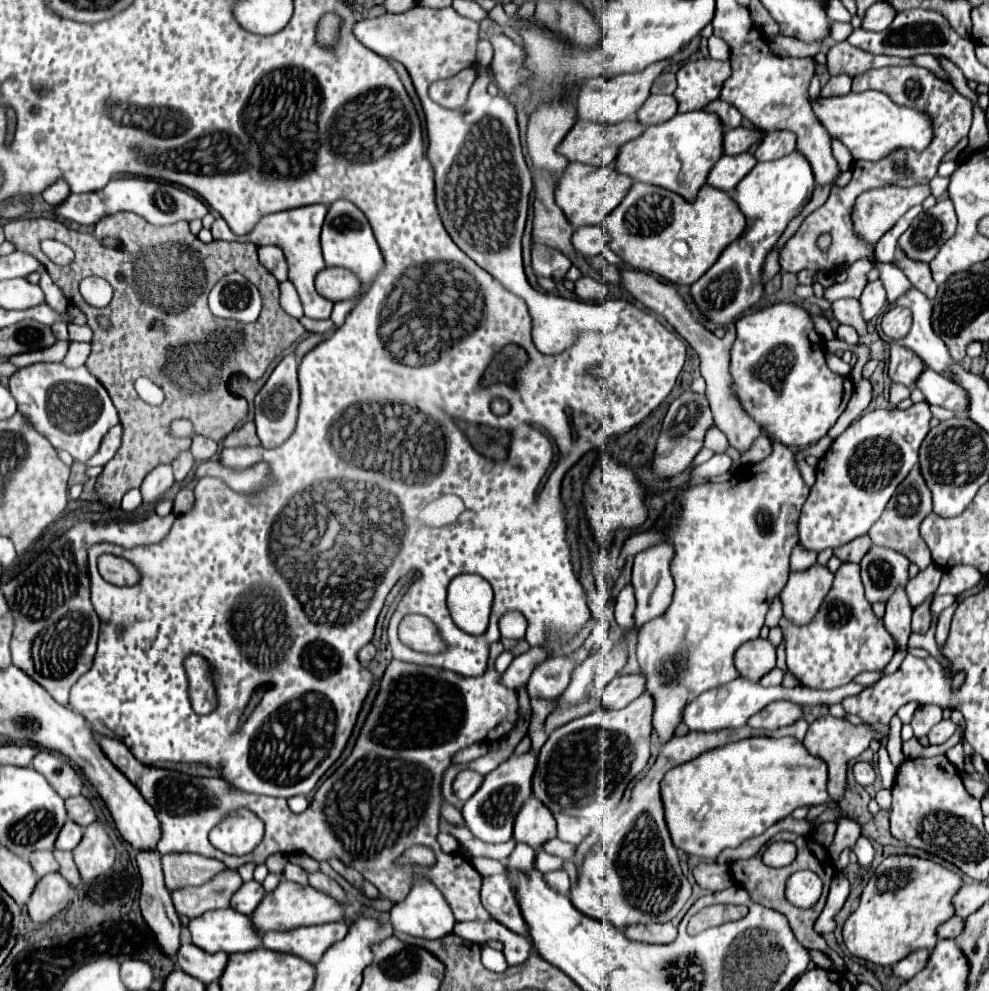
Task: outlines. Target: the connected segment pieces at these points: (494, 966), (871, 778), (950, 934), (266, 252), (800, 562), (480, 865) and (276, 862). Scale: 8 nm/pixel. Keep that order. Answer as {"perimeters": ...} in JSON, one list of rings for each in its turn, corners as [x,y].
{"perimeters":[[[[487,944],[481,947],[481,961],[487,970],[495,970],[495,972],[498,973],[502,973],[509,968],[503,952],[493,950],[493,948],[489,948]]],[[[857,762],[853,766],[853,776],[855,776],[857,784],[861,784],[861,786],[871,786],[875,782],[875,778],[877,778],[873,766],[867,764],[867,762]]],[[[953,916],[953,918],[949,918],[945,924],[939,926],[937,936],[939,936],[939,938],[957,938],[957,936],[963,932],[963,928],[965,928],[965,920],[959,918],[959,916]]],[[[261,246],[259,248],[259,262],[279,280],[279,282],[285,282],[287,280],[287,260],[285,260],[285,254],[279,246]]],[[[797,546],[791,554],[791,570],[805,570],[811,564],[815,564],[815,560],[817,560],[815,552],[807,552],[801,546]]],[[[471,858],[471,864],[475,866],[475,870],[481,876],[491,876],[491,874],[503,874],[507,870],[507,866],[499,860],[491,860],[491,858]]],[[[273,854],[273,856],[267,858],[265,864],[267,864],[269,872],[277,872],[277,874],[281,874],[283,868],[285,868],[285,864],[287,864],[287,858],[285,858],[283,854]]]]}

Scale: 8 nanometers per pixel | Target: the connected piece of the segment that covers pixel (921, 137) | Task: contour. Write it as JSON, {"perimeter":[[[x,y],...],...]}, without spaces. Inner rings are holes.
{"perimeter":[[[877,90],[821,98],[813,106],[813,112],[827,128],[831,138],[839,138],[855,160],[881,160],[897,150],[923,152],[933,140],[933,120],[929,114],[899,106],[887,94]]]}

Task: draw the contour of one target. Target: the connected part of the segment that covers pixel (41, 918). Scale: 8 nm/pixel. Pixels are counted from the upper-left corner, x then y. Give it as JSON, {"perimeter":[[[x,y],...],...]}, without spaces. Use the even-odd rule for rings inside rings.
{"perimeter":[[[53,872],[37,882],[27,902],[27,912],[33,922],[47,922],[57,912],[61,912],[69,904],[69,900],[71,884],[59,872]]]}

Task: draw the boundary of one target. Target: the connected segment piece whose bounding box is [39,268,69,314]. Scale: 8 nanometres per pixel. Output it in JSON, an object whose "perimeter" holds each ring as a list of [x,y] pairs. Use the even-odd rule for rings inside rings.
{"perimeter":[[[41,268],[39,272],[41,272],[41,286],[45,284],[45,302],[47,302],[49,306],[53,306],[53,310],[55,310],[57,314],[65,314],[69,302],[67,302],[67,298],[63,296],[61,288],[49,278],[49,274],[45,272],[45,268]]]}

